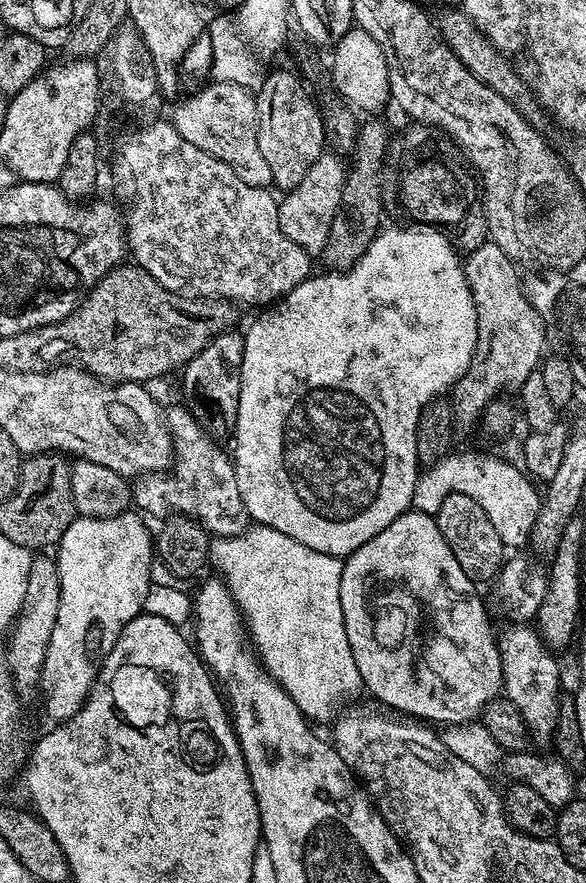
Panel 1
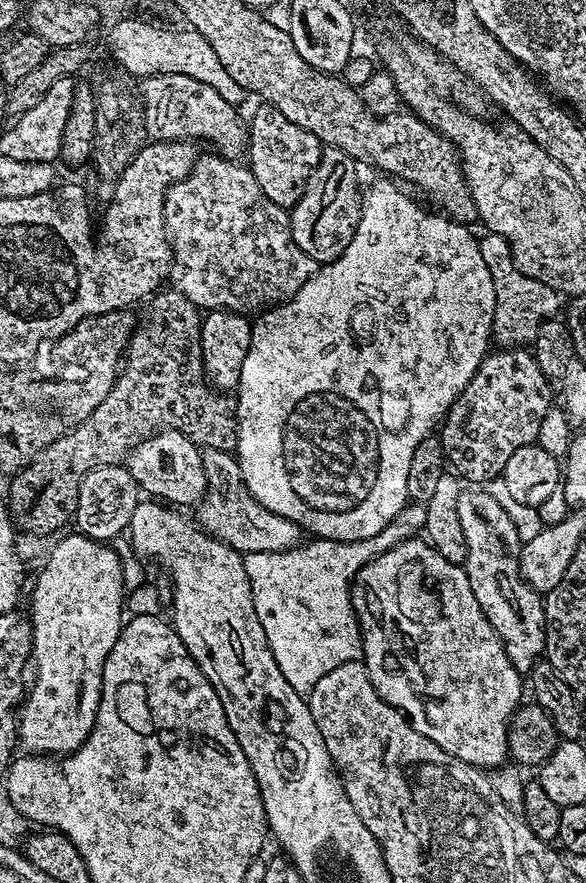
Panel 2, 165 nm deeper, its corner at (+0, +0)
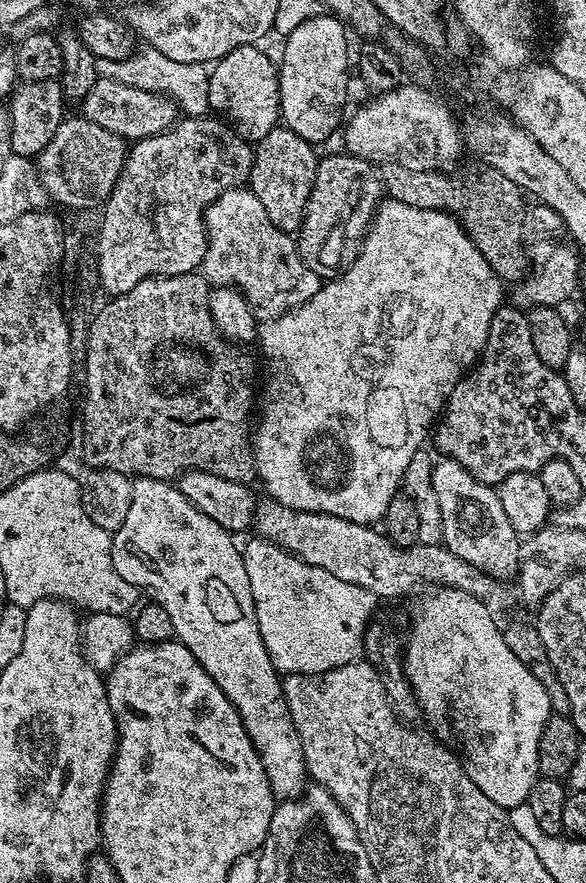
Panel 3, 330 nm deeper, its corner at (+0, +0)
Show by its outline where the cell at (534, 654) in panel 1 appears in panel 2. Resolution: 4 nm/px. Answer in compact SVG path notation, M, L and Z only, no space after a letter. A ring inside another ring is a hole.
M485 490L479 492L461 491L458 498L458 522L462 522L462 530L466 538L468 553L462 565L470 582L470 590L474 590L474 598L478 598L478 606L482 606L482 614L490 622L490 626L498 634L510 662L522 674L531 673L544 654L544 602L541 593L533 591L520 576L521 540L516 533L516 524L506 512Z

